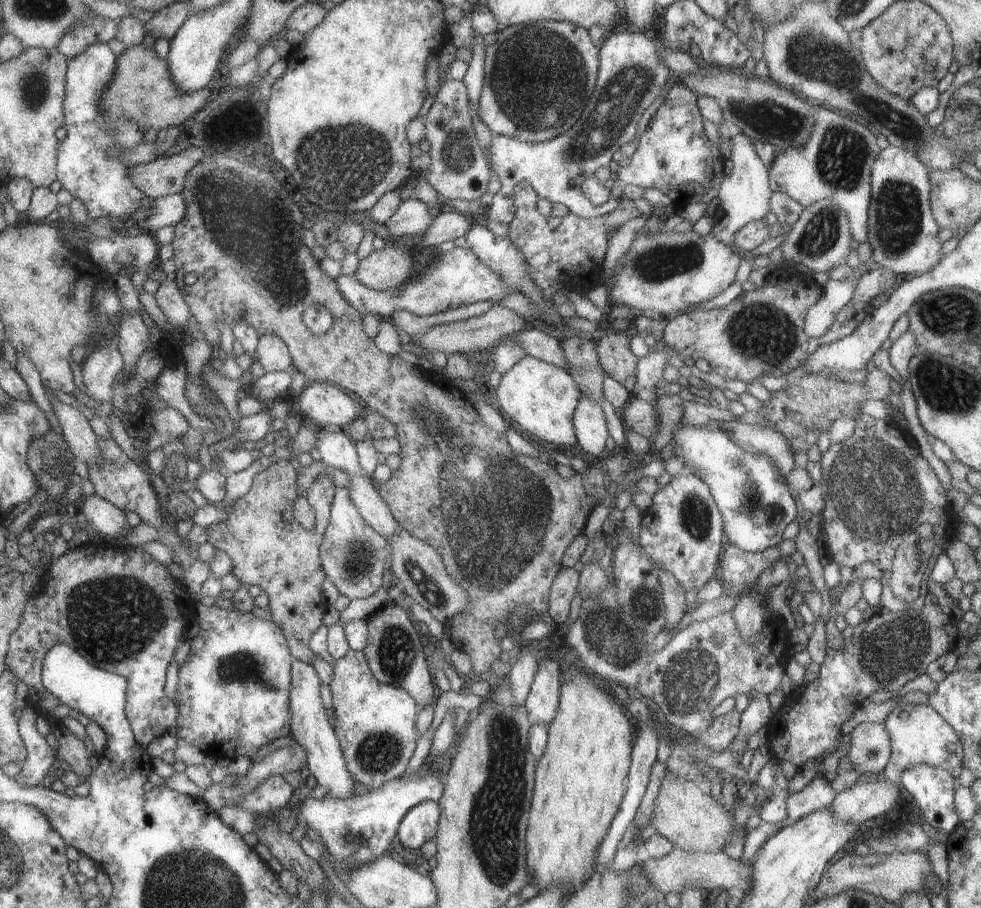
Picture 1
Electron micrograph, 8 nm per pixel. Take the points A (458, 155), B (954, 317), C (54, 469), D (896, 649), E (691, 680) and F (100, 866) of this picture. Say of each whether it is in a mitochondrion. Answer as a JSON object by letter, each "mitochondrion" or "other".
{"A":"mitochondrion","B":"mitochondrion","C":"mitochondrion","D":"mitochondrion","E":"mitochondrion","F":"other"}

